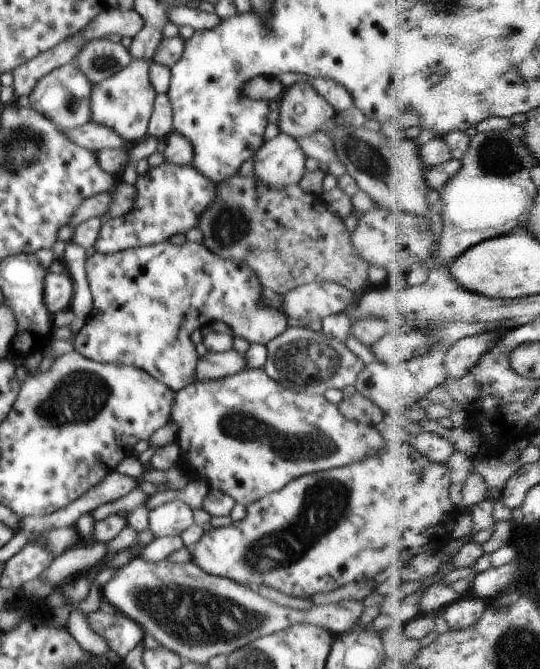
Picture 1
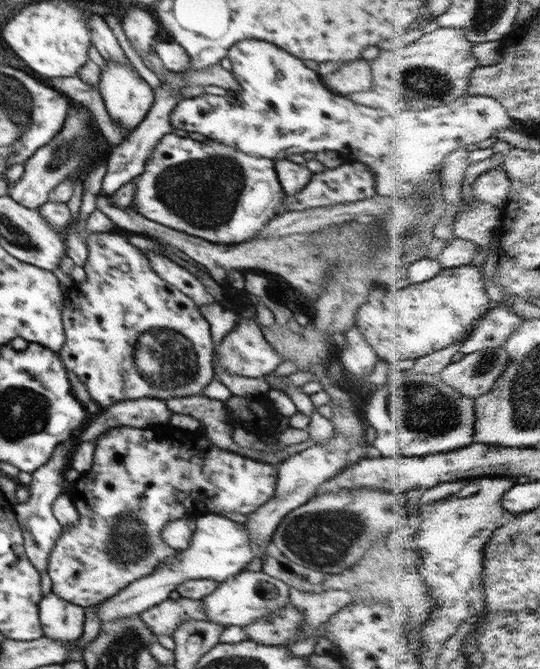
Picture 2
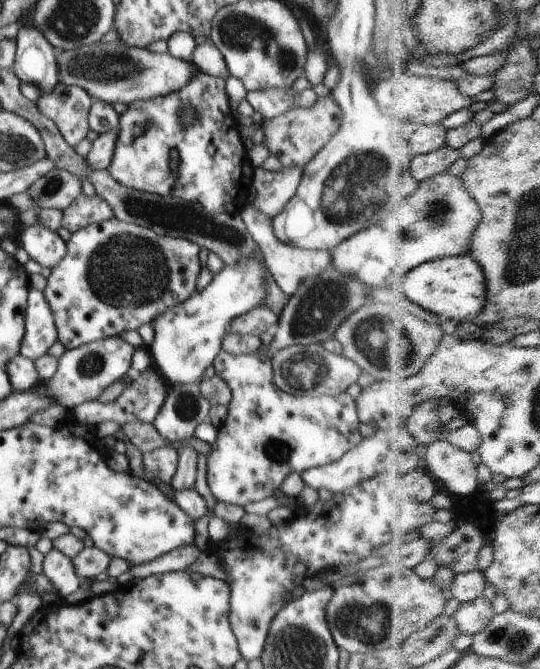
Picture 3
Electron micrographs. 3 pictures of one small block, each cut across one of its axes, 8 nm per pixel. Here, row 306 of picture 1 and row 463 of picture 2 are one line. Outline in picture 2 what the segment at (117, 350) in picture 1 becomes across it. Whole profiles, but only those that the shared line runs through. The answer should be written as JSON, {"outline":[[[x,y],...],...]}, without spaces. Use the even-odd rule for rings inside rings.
{"outline":[[[159,424],[149,426],[148,428],[136,428],[130,426],[110,428],[110,431],[104,433],[95,445],[90,470],[81,473],[72,483],[73,486],[69,491],[71,499],[78,511],[79,521],[74,526],[67,526],[67,528],[63,529],[60,538],[54,545],[53,551],[50,553],[47,573],[52,580],[51,590],[62,600],[71,602],[76,606],[87,607],[102,603],[106,599],[113,597],[117,592],[120,592],[120,590],[125,586],[128,586],[131,582],[154,572],[161,562],[167,561],[178,552],[178,550],[170,548],[170,546],[162,540],[161,530],[166,524],[168,524],[168,522],[172,522],[172,520],[182,518],[183,516],[192,516],[192,518],[198,520],[198,518],[205,518],[208,513],[216,512],[216,514],[218,514],[217,512],[220,512],[220,510],[222,510],[222,512],[238,512],[238,514],[249,515],[262,505],[266,504],[274,496],[277,476],[278,473],[275,464],[258,461],[232,451],[221,449],[217,445],[214,445],[206,435],[198,430],[183,431],[182,434],[179,433],[176,435],[171,432],[170,424]],[[179,442],[185,444],[186,449],[180,450]]]}

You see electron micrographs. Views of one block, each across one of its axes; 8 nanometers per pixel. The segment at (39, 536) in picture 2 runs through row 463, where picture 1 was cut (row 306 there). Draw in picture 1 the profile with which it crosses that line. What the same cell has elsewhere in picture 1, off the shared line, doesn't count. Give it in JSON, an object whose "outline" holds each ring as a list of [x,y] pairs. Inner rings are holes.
{"outline":[[[68,272],[46,273],[43,299],[48,312],[56,313],[70,309],[74,293],[73,279]]]}

